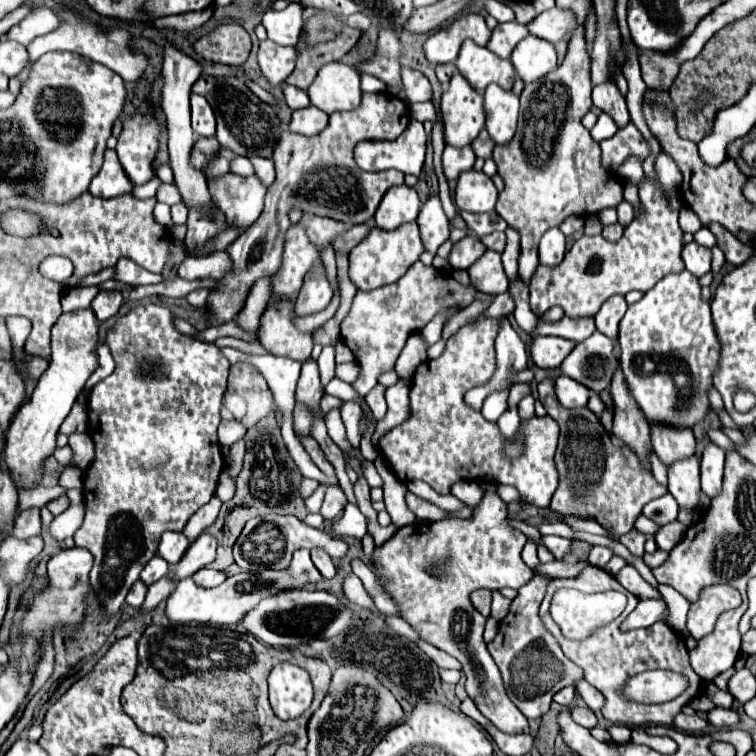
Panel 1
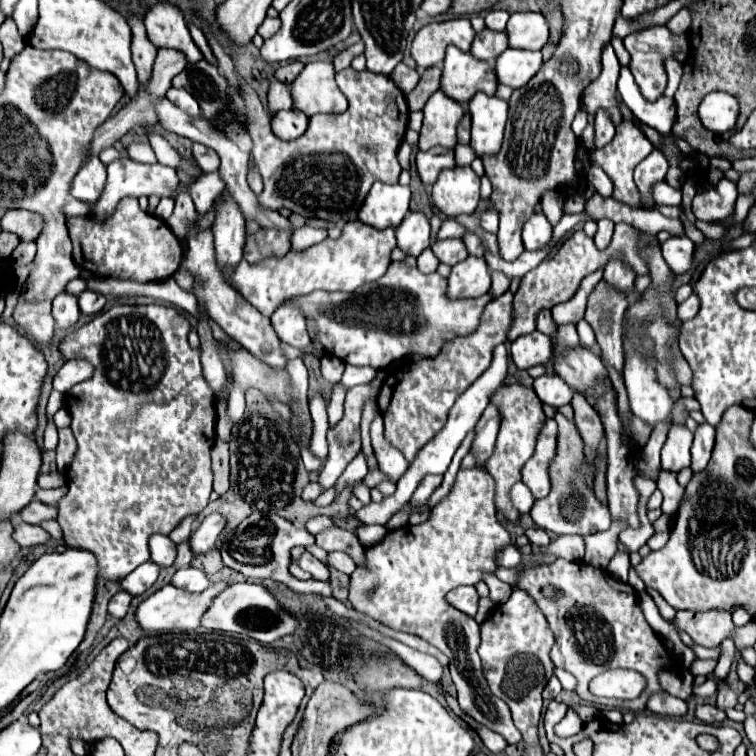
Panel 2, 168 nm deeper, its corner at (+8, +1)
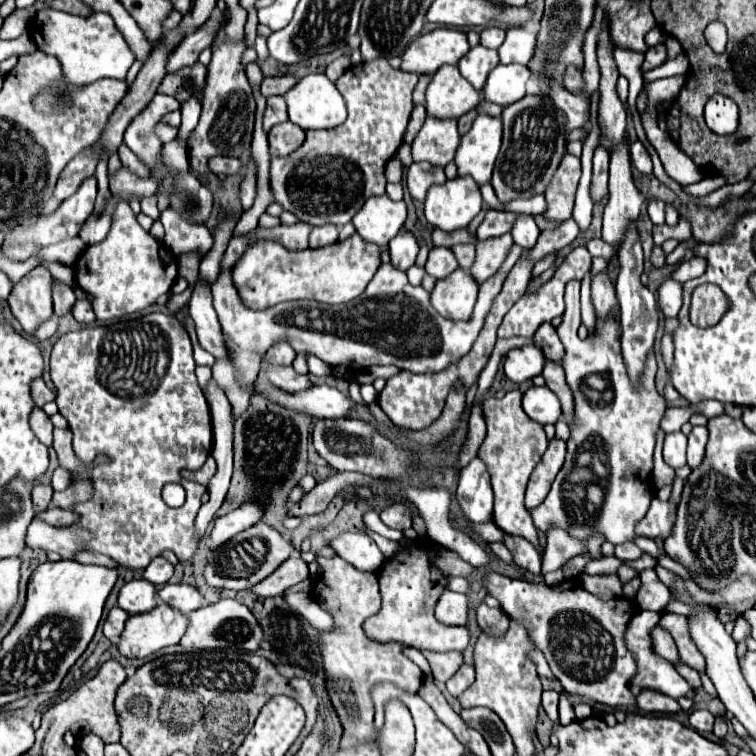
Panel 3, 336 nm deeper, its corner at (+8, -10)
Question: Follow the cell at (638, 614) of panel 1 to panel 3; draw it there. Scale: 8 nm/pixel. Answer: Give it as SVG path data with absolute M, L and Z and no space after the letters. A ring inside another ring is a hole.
M678 659L678 663L676 663L674 667L676 667L676 671L678 671L678 673L688 681L688 683L692 683L692 687L694 687L694 689L698 689L698 687L700 687L700 683L702 683L702 681L700 681L700 675L698 675L698 671L696 671L696 669L688 667L688 665L686 665L684 661L680 661L680 659Z

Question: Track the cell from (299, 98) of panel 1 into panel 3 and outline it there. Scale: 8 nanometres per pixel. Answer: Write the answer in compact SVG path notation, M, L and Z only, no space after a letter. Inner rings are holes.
M270 97L266 105L266 113L264 113L264 131L270 131L274 125L284 121L288 121L284 97Z

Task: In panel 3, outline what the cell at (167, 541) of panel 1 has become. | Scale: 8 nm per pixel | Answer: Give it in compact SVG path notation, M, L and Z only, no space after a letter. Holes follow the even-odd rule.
M154 557L152 559L152 563L144 569L144 579L148 579L150 583L154 583L154 585L164 585L164 583L168 583L168 579L172 577L172 573L174 573L174 565L172 563L168 563L164 557Z

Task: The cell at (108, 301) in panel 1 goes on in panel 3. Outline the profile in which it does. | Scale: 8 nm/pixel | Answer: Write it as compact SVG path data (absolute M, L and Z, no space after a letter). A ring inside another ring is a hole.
M78 299L78 301L76 301L76 307L72 309L72 315L74 315L76 321L86 323L86 325L90 325L90 323L96 321L96 315L94 315L94 311L92 311L92 305L90 305L90 301L86 301L86 299Z

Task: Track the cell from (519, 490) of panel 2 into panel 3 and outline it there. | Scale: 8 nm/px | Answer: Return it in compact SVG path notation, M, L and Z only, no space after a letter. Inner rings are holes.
M580 281L568 283L566 287L566 311L564 321L558 327L560 341L564 343L566 357L562 367L566 369L566 381L574 393L576 401L576 419L572 421L570 429L572 435L568 439L568 453L566 463L556 475L552 489L542 505L536 509L528 509L534 527L540 531L546 531L546 527L562 527L570 535L576 535L578 539L588 539L590 533L600 531L604 533L606 541L610 543L626 543L634 541L636 523L646 515L650 501L656 495L656 489L652 485L650 473L652 473L652 453L656 445L656 431L660 427L660 421L666 413L666 403L658 395L655 387L656 358L654 351L650 351L646 360L646 369L640 380L639 386L628 383L628 375L624 371L624 359L620 359L620 327L614 319L606 319L602 325L596 327L596 335L586 341L578 339L576 331L580 327Z

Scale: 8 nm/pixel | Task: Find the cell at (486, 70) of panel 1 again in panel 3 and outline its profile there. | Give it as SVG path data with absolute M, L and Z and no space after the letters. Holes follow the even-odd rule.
M444 65L432 77L426 91L426 111L432 117L458 119L476 109L484 101L484 93L474 89L458 71L458 67Z

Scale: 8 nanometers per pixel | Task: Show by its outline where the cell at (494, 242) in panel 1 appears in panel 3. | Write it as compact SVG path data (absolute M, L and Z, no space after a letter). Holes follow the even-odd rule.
M456 245L452 247L456 259L458 259L458 265L466 271L470 271L470 267L474 265L474 259L476 259L476 253L474 253L474 245Z

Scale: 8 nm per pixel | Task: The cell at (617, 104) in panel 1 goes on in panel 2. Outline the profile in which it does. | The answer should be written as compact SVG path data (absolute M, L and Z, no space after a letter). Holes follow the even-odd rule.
M598 110L596 118L594 118L594 146L604 148L604 144L608 144L612 140L614 132L616 130L614 130L614 124L612 124L608 112Z

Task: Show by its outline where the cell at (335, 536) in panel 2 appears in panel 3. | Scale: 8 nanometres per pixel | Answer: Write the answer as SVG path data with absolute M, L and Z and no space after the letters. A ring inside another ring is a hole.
M318 557L316 561L324 567L324 575L314 587L314 597L326 603L328 613L338 625L338 629L324 631L320 635L320 653L328 671L330 699L344 727L342 747L350 747L374 735L374 703L370 697L372 687L388 681L408 693L418 693L422 685L422 671L402 653L400 643L380 644L366 639L362 631L364 619L378 613L380 607L380 589L376 573L360 571L340 557Z

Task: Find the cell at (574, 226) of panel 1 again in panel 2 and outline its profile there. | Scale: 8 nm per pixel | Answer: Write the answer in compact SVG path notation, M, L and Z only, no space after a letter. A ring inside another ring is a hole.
M546 192L540 198L542 212L546 214L550 224L556 224L562 218L562 204L564 204L564 194L560 194L560 192Z

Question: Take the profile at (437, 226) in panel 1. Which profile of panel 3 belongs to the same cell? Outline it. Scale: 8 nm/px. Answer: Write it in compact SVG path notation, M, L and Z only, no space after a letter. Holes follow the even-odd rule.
M406 229L400 231L400 235L396 235L396 239L392 239L390 243L392 265L400 271L408 271L416 263L416 255L418 255L416 237Z

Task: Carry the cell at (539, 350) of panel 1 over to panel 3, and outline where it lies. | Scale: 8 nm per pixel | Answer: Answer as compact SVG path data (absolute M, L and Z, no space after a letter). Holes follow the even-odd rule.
M524 345L508 351L504 361L504 373L510 381L522 383L526 379L540 375L544 365L546 365L544 353L536 345Z

